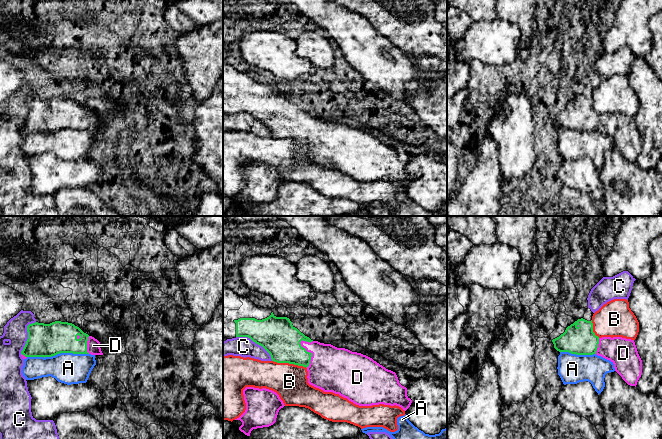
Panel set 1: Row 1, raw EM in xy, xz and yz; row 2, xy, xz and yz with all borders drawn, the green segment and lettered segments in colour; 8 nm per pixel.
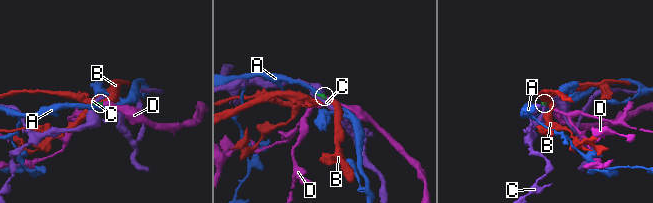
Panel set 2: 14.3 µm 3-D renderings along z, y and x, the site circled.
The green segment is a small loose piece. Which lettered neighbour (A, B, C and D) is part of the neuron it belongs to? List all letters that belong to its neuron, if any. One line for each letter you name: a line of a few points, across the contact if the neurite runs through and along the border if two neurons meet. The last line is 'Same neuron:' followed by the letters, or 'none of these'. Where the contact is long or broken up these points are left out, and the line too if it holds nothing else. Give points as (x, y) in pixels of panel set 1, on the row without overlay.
Same neuron: D

